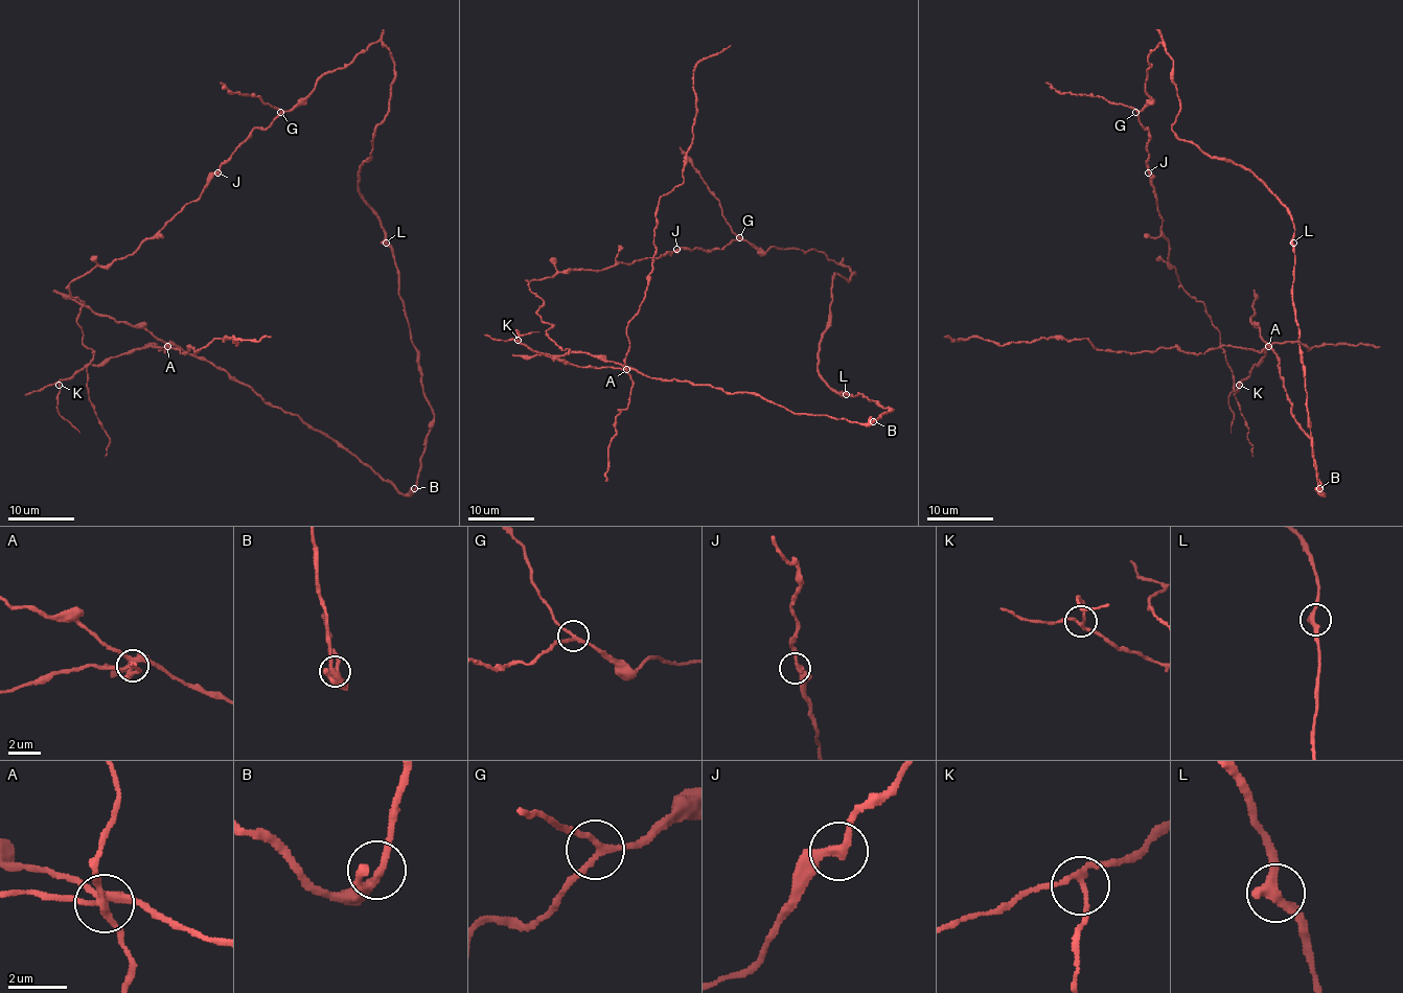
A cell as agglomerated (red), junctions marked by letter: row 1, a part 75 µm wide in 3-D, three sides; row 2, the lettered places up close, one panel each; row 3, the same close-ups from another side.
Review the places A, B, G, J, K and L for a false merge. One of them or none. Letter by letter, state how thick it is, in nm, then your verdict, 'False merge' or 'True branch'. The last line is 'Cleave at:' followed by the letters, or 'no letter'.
A: Thickness 280 nm. False merge
B: Thickness 280 nm. True branch
G: Thickness 190 nm. True branch
J: Thickness 280 nm. True branch
K: Thickness 170 nm. True branch
L: Thickness 360 nm. True branch
Cleave at: A

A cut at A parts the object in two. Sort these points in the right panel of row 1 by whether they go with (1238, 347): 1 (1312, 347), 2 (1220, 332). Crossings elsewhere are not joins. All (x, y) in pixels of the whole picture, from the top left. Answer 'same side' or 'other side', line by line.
1: same side
2: other side

